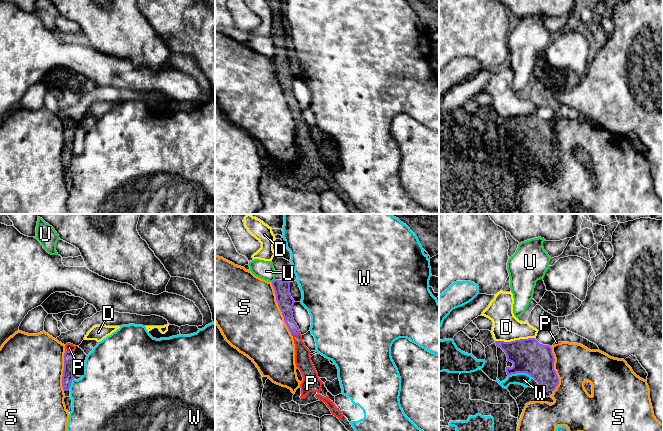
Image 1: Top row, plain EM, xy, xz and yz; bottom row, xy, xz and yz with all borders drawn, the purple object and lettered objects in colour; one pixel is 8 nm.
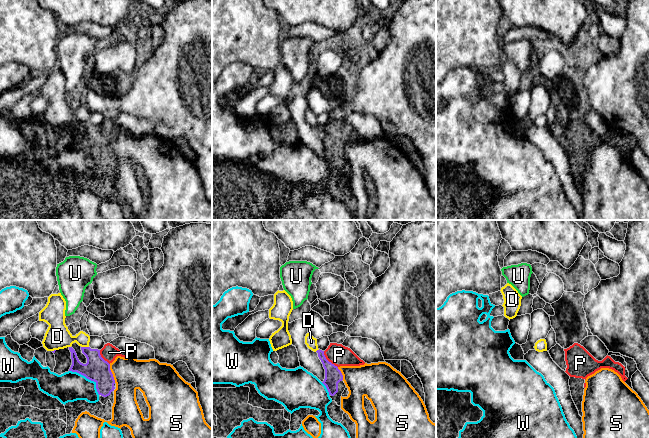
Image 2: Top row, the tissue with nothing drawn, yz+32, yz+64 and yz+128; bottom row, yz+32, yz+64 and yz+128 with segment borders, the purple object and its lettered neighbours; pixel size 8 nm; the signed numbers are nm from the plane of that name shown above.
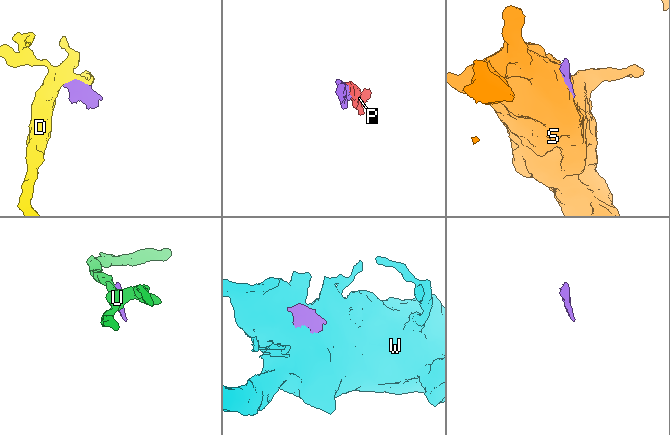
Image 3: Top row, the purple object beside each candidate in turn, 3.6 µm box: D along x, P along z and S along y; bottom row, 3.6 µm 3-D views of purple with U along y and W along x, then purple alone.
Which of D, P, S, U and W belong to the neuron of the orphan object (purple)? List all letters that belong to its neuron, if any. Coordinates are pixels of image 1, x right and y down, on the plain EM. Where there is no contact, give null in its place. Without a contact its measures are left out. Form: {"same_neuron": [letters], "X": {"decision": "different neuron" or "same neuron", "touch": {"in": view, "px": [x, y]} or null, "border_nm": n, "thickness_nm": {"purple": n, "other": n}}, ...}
{"same_neuron": ["P"], "D": {"decision": "different neuron", "touch": {"in": "yz", "px": [515, 116]}, "border_nm": 320, "thickness_nm": {"purple": 280, "other": 220}}, "P": {"decision": "same neuron", "touch": {"in": "xy", "px": [69, 127]}, "border_nm": 80, "thickness_nm": {"purple": 90, "other": 60}}, "S": {"decision": "different neuron", "touch": {"in": "xz", "px": [280, 85]}, "border_nm": 460, "thickness_nm": {"purple": 130, "other": 500}}, "U": {"decision": "different neuron", "touch": {"in": "xz", "px": [273, 57]}, "border_nm": 40, "thickness_nm": {"purple": 130, "other": 150}}, "W": {"decision": "different neuron", "touch": {"in": "yz", "px": [520, 148]}, "border_nm": 200, "thickness_nm": {"purple": 280, "other": 100}}}

